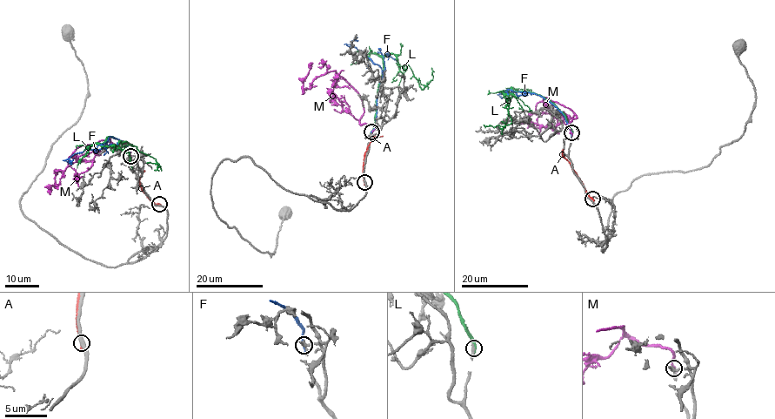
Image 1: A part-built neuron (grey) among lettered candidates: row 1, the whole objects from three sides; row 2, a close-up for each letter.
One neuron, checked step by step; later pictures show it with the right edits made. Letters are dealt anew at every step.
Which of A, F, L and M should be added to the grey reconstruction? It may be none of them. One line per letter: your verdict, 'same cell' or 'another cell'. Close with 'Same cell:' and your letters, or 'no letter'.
A: another cell
F: another cell
L: another cell
M: same cell
Same cell: M

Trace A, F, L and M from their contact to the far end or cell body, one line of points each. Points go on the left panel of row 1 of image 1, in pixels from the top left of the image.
A: (158, 205), (149, 198), (138, 180), (144, 170)
F: (130, 156), (129, 148), (111, 137), (107, 138), (98, 150), (76, 152), (70, 158), (69, 163), (71, 164)
L: (130, 156), (116, 138), (102, 145), (122, 150), (131, 145), (155, 158), (160, 166), (154, 170)
M: (130, 155), (128, 148), (110, 139), (79, 146), (68, 167), (56, 171), (50, 191), (47, 188)

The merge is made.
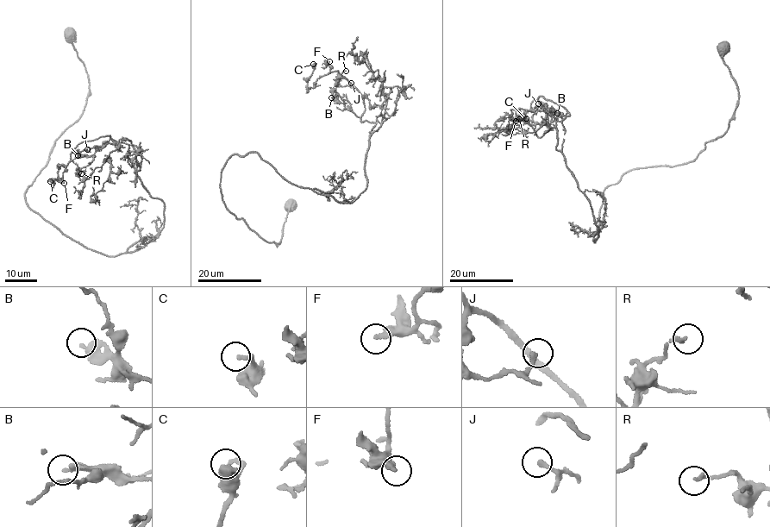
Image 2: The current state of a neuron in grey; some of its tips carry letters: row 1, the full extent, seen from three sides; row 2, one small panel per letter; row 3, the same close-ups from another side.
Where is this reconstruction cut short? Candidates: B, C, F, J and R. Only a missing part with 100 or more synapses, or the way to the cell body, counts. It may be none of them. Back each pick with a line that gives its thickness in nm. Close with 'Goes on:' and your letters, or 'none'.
Goes on: none

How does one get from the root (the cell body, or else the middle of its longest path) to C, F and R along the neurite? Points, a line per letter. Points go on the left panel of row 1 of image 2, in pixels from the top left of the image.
C: (70, 36), (86, 104), (25, 200), (108, 255), (163, 228), (164, 203), (109, 135), (81, 142), (50, 181)
F: (70, 36), (86, 104), (25, 200), (108, 255), (163, 228), (164, 203), (109, 135), (78, 145), (64, 183)
R: (70, 36), (86, 104), (25, 200), (108, 255), (163, 228), (128, 145), (111, 139), (81, 173)

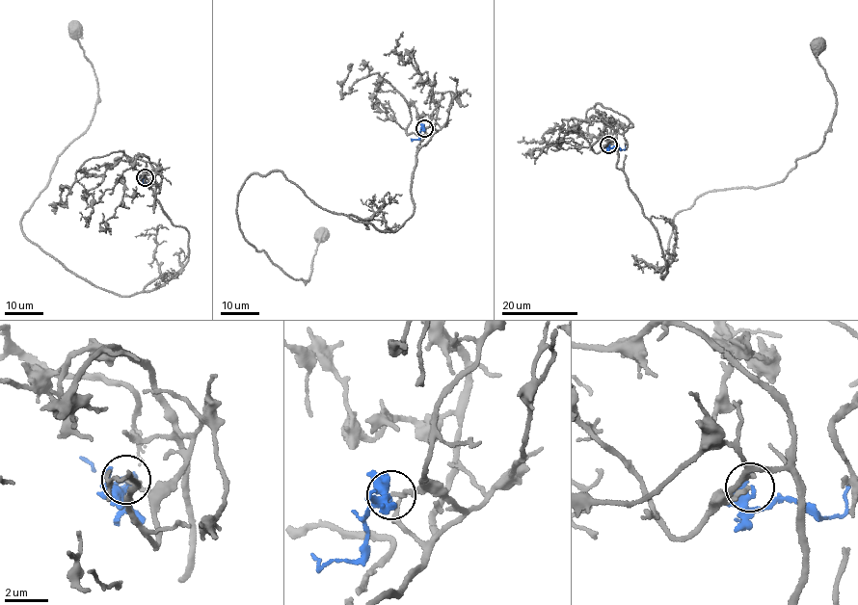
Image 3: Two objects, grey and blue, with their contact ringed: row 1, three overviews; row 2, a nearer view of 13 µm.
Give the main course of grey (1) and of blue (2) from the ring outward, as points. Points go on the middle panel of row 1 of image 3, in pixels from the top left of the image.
1: (424, 128), (396, 230), (278, 170), (248, 178), (239, 228), (271, 263), (308, 280), (321, 235)
2: (424, 128), (415, 140), (410, 138)

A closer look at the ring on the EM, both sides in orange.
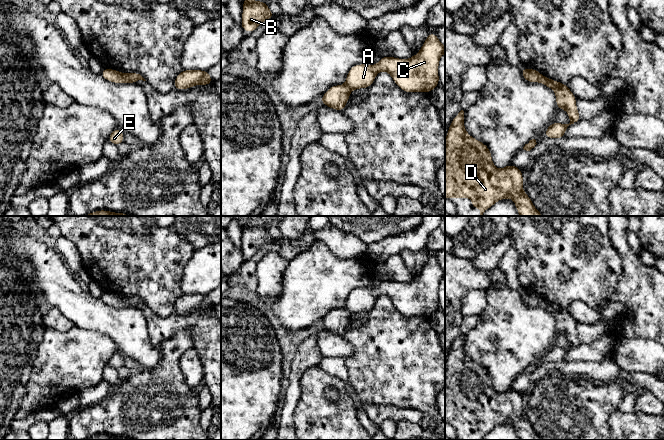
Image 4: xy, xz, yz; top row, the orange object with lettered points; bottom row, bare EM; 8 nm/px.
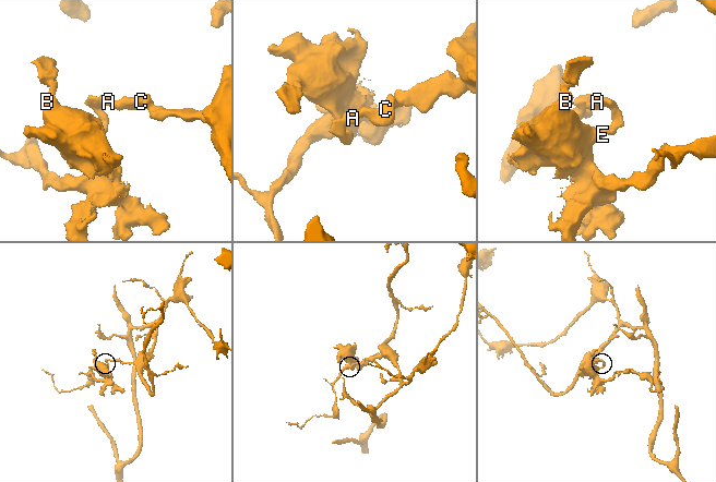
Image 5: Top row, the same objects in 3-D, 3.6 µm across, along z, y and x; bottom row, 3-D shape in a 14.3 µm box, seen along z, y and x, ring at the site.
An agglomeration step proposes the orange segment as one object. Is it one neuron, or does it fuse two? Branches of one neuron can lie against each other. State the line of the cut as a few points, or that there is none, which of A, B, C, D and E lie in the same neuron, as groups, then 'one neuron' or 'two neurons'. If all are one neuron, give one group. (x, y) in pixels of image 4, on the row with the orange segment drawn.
cut xy (122, 73), (125, 82); groups A C / B D E; two neurons

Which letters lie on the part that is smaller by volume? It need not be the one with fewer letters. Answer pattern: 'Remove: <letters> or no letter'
Remove: B, D, E

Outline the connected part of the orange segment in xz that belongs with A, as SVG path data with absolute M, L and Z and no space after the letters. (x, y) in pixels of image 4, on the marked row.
M429 33L420 51L409 59L385 56L373 66L352 66L345 85L350 90L369 88L375 76L381 71L386 71L401 90L407 93L429 93L439 85L438 66L443 53L445 46L435 33Z

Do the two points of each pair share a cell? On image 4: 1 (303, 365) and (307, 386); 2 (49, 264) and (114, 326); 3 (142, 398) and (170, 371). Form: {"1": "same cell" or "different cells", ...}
{"1": "different cells", "2": "same cell", "3": "same cell"}

